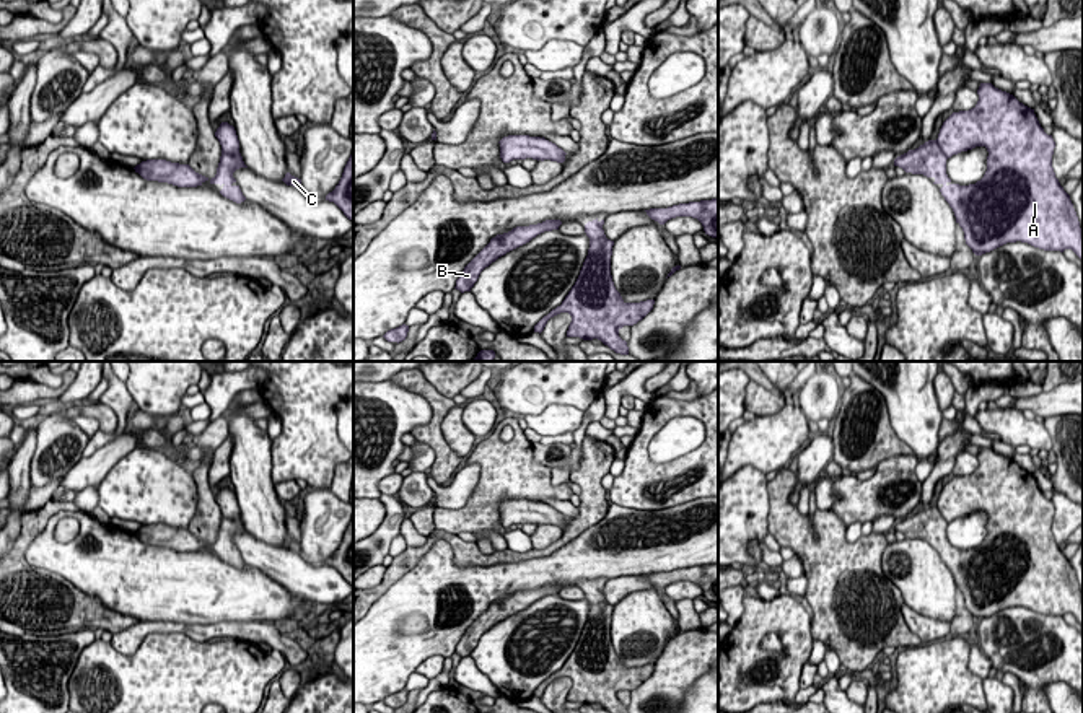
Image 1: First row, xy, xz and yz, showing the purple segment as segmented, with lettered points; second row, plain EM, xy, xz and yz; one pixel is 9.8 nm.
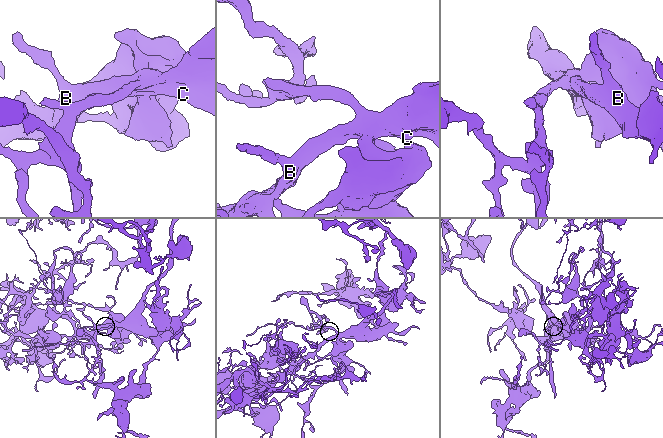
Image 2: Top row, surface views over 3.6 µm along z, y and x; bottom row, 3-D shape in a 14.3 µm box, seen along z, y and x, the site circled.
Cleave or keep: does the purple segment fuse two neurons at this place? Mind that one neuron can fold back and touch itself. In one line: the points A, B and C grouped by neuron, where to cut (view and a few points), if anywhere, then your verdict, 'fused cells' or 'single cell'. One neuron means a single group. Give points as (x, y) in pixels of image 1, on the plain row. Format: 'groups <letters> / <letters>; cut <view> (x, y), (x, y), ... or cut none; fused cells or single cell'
groups A B C; cut none; single cell

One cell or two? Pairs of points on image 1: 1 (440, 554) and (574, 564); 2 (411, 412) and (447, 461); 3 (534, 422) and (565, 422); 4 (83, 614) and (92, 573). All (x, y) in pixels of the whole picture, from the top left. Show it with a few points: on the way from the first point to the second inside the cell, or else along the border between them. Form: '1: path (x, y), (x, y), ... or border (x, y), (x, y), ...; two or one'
1: path (471, 577), (518, 577), (539, 572); one
2: border (406, 389), (430, 407), (430, 419), (411, 432); two
3: path (543, 422), (557, 422); one
4: border (56, 573), (121, 614); two

